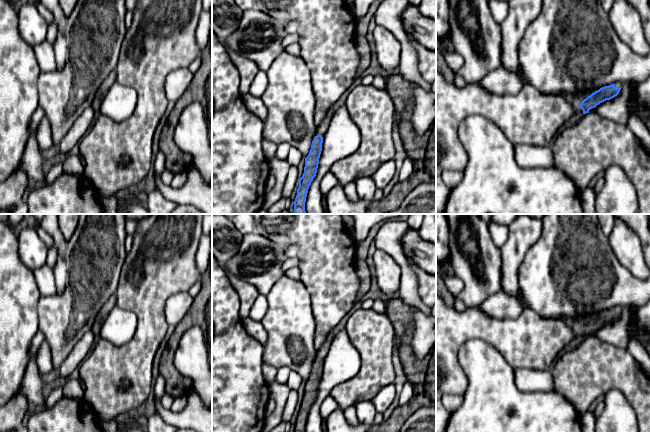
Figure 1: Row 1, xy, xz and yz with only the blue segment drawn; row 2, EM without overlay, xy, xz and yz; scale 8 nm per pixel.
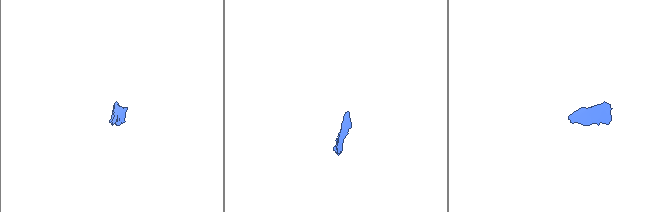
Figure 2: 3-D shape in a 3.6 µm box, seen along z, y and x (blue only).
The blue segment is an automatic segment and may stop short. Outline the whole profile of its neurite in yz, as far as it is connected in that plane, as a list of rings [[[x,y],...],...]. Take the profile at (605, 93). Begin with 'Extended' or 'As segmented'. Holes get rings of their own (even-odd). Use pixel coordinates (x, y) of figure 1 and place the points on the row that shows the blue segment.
Extended. [[[617,82],[589,92],[579,92],[576,95],[563,93],[560,97],[567,100],[574,107],[576,111],[575,118],[577,118],[580,115],[589,113],[590,109],[595,108],[600,103],[617,96],[623,85],[624,84]]]

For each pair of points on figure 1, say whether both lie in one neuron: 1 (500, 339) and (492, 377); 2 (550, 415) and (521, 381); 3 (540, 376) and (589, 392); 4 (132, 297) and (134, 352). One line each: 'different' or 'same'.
1: different
2: different
3: different
4: same

